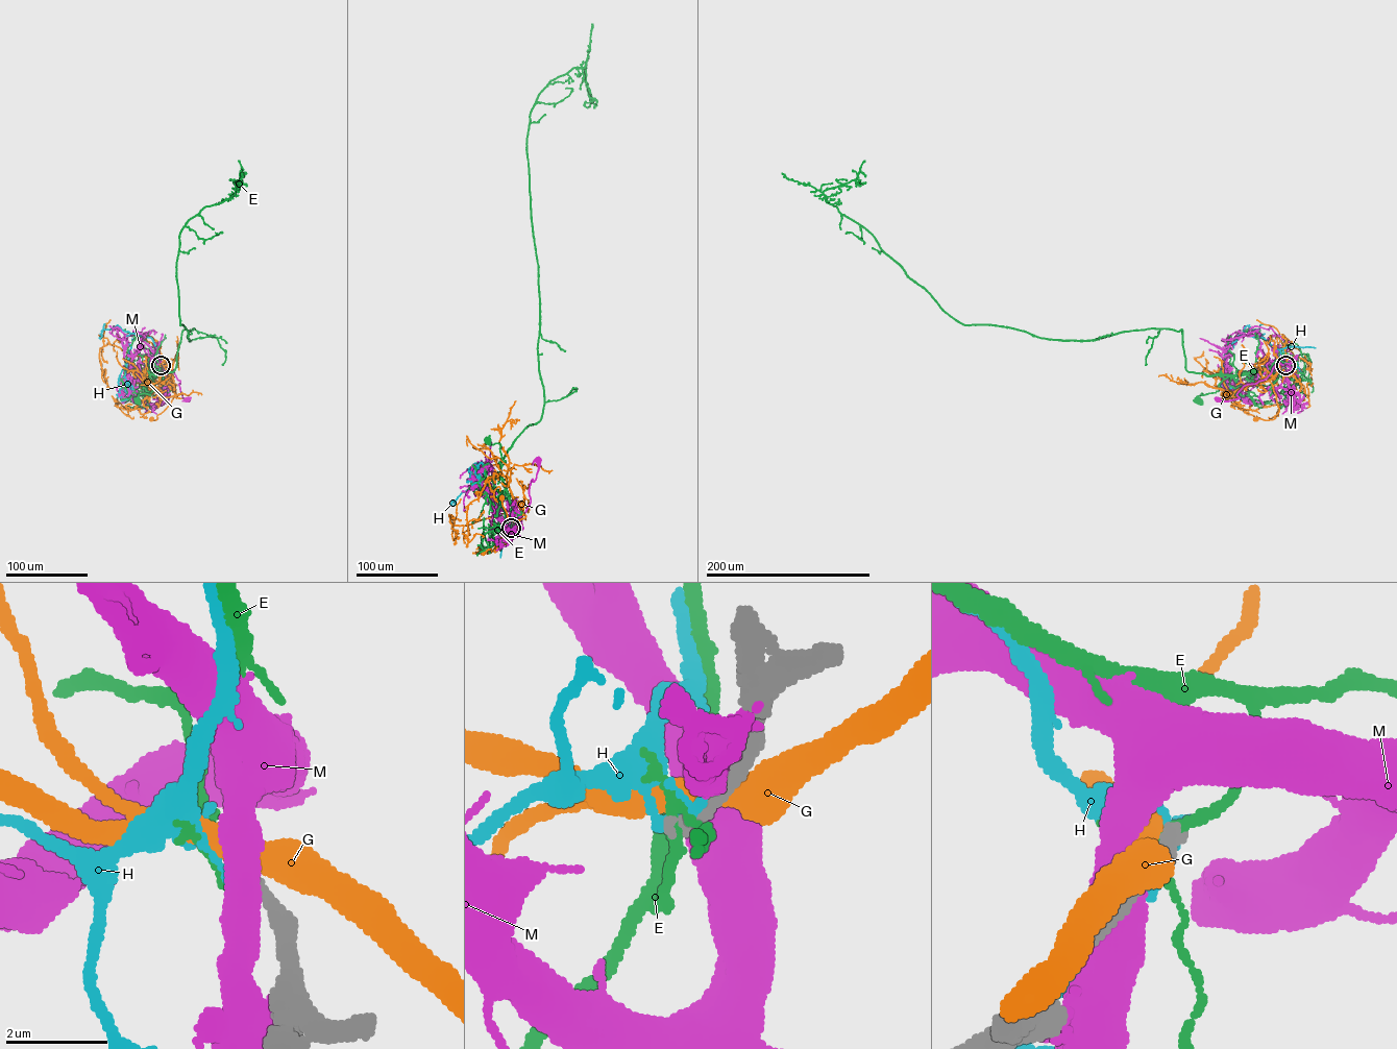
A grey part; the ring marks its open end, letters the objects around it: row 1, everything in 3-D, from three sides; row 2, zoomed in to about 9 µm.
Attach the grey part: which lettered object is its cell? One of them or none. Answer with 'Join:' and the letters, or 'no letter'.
Join: no letter

